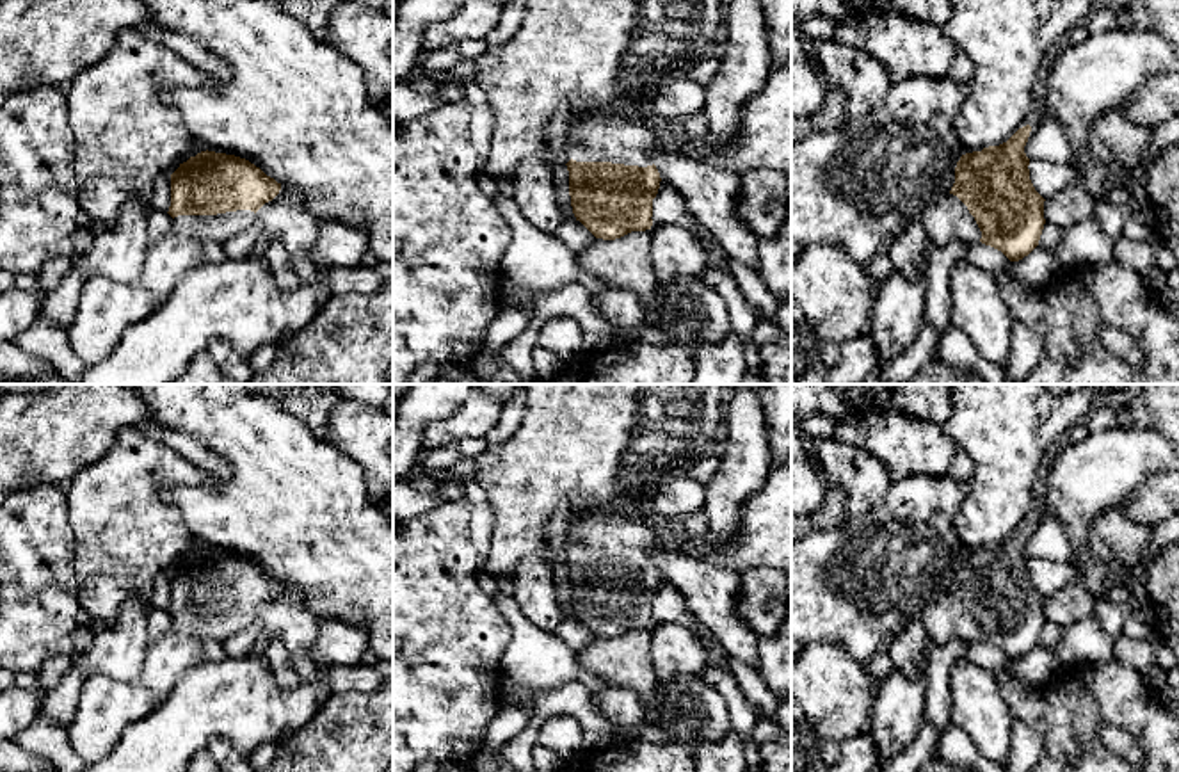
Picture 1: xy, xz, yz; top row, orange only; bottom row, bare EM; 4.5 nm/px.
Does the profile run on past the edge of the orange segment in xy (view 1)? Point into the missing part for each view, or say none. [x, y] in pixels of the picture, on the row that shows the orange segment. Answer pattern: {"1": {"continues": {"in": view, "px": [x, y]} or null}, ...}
{"1": {"continues": {"in": "xy", "px": [219, 228]}}}

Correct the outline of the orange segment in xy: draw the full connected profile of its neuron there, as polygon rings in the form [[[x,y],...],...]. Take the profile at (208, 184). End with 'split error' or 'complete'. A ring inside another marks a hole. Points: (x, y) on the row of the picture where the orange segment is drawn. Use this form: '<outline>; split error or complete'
[[[201,151],[171,174],[171,206],[172,231],[197,238],[224,244],[229,237],[244,231],[256,222],[256,212],[272,201],[281,190],[281,183],[267,176],[260,167],[245,158]]]; split error

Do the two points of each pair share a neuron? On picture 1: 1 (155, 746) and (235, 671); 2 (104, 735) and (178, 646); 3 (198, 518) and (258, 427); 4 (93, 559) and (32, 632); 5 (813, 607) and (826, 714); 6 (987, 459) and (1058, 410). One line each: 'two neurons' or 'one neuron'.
1: one neuron
2: one neuron
3: one neuron
4: two neurons
5: two neurons
6: one neuron

